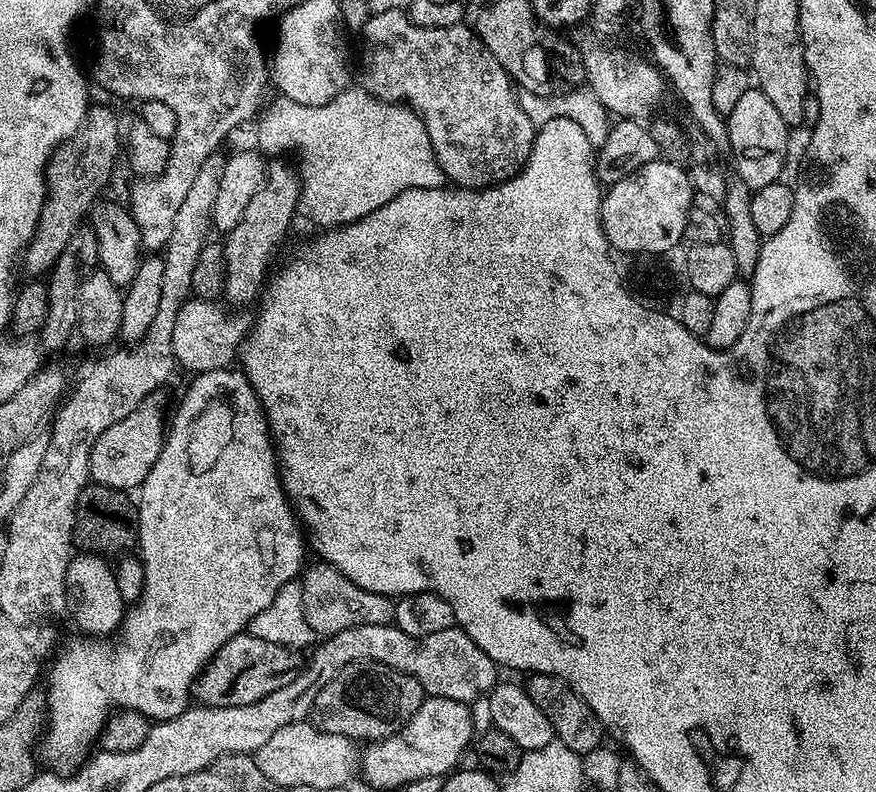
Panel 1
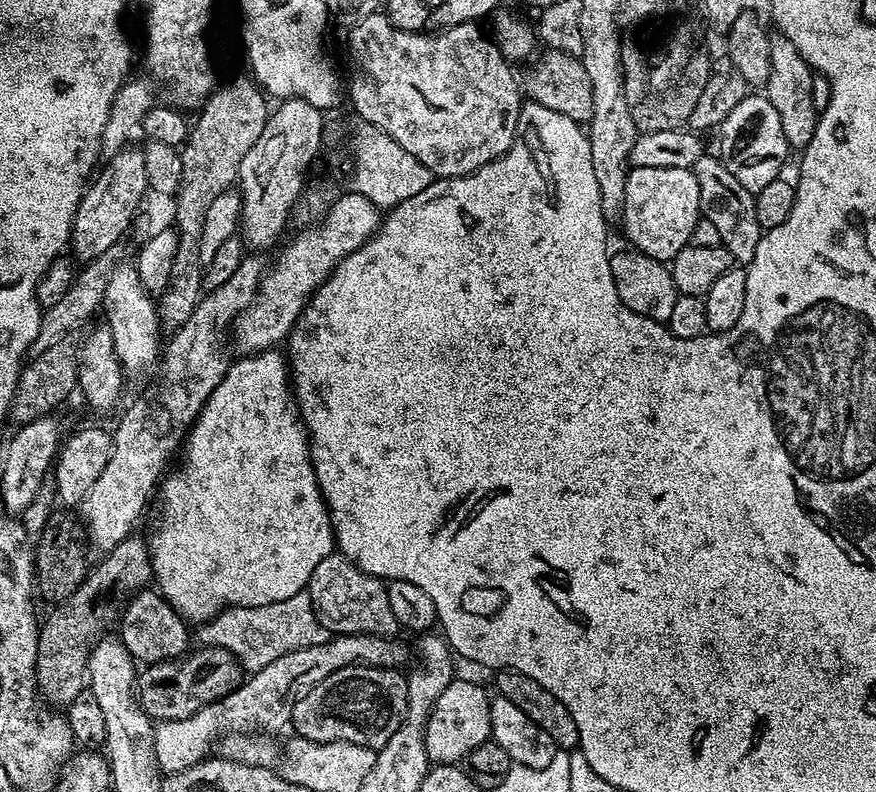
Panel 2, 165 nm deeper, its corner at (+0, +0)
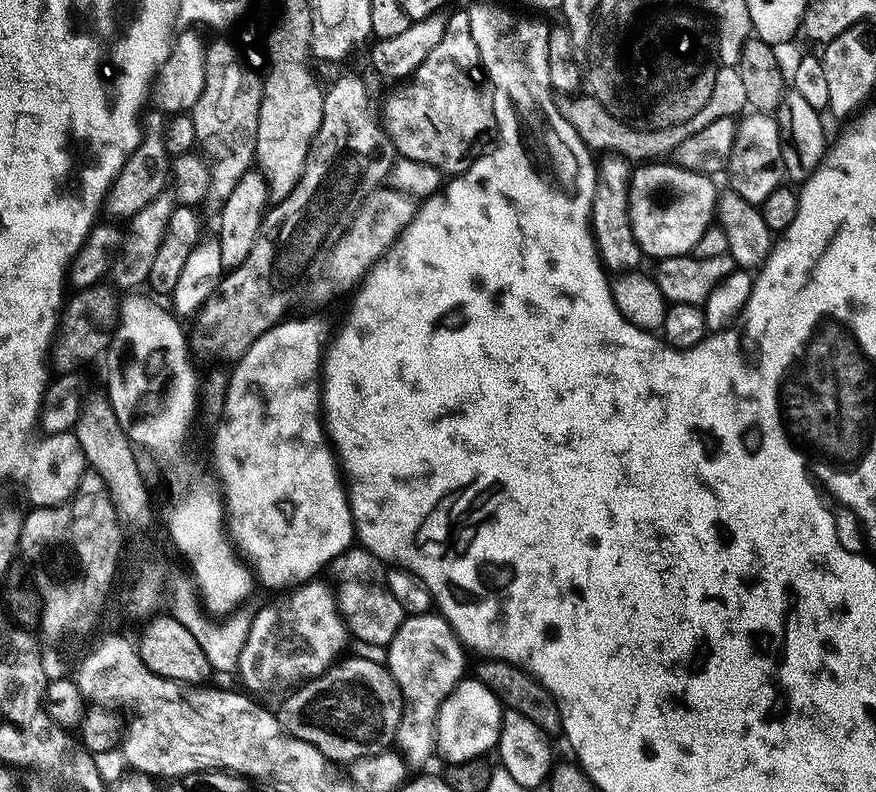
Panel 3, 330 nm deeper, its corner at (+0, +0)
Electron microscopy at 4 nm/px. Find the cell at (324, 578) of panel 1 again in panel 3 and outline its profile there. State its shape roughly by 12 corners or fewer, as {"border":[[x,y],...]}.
{"border":[[353,546],[332,560],[344,627],[388,645],[406,613],[385,565]]}

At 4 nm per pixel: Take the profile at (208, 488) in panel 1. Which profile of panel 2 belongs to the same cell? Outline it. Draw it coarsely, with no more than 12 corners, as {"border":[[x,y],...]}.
{"border":[[279,351],[244,354],[158,488],[154,584],[204,624],[335,549]]}

